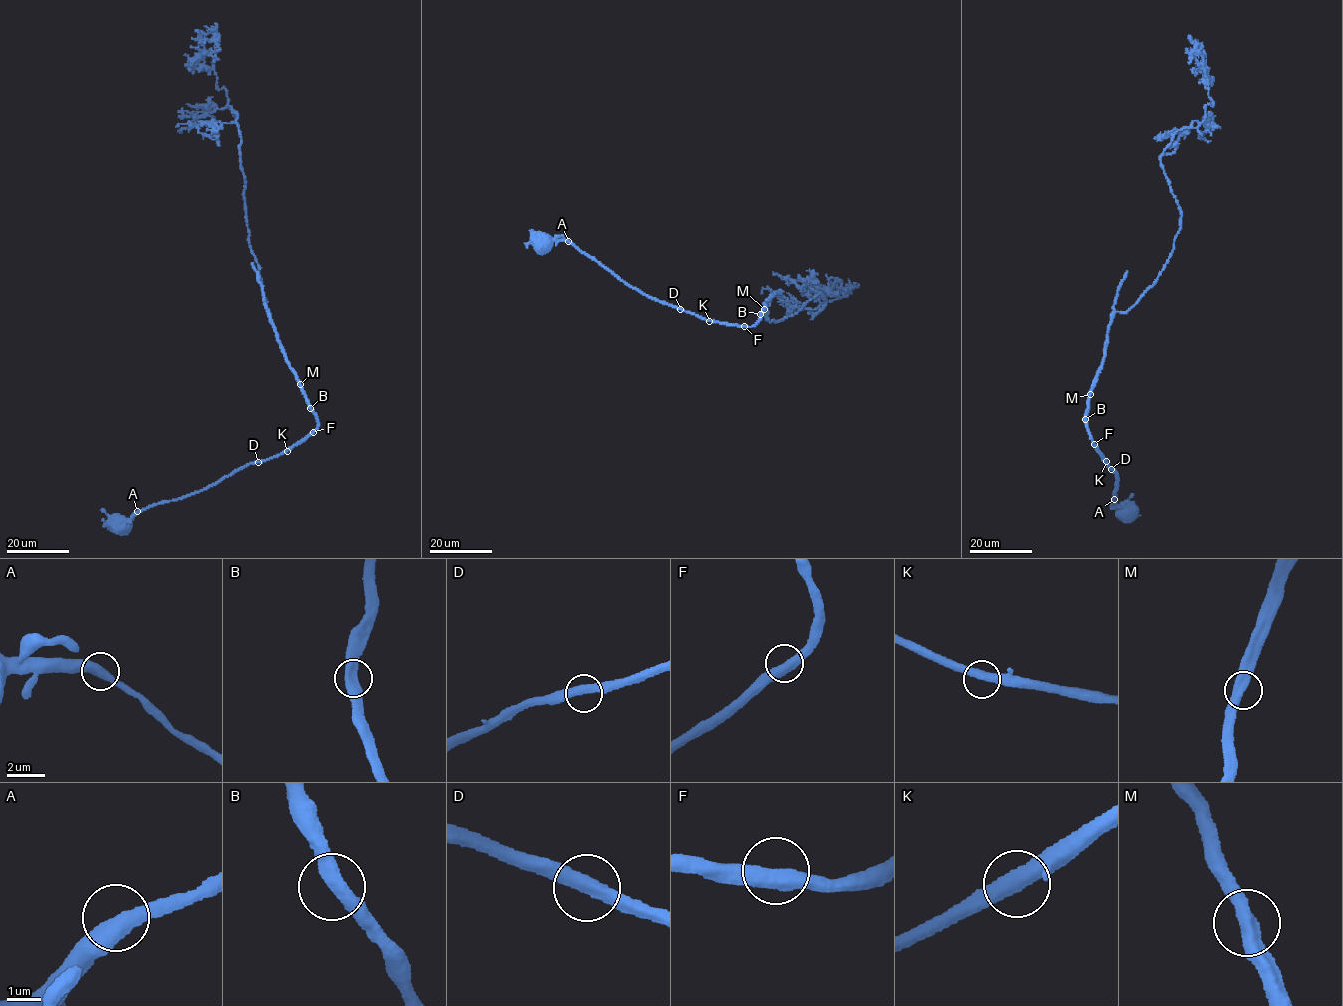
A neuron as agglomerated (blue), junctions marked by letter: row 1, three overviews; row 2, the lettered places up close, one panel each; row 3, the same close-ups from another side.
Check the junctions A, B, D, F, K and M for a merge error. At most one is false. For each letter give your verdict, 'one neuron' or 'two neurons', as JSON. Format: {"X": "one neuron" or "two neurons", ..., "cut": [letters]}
{"A": "one neuron", "B": "one neuron", "D": "one neuron", "F": "one neuron", "K": "one neuron", "M": "one neuron", "cut": []}

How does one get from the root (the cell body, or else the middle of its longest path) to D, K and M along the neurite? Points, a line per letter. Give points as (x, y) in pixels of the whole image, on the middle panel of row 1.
D: (542, 243), (568, 241), (632, 287), (680, 309)
K: (542, 243), (568, 241), (632, 287), (709, 321)
M: (542, 243), (568, 241), (632, 287), (708, 321), (753, 326), (760, 320), (764, 308)

